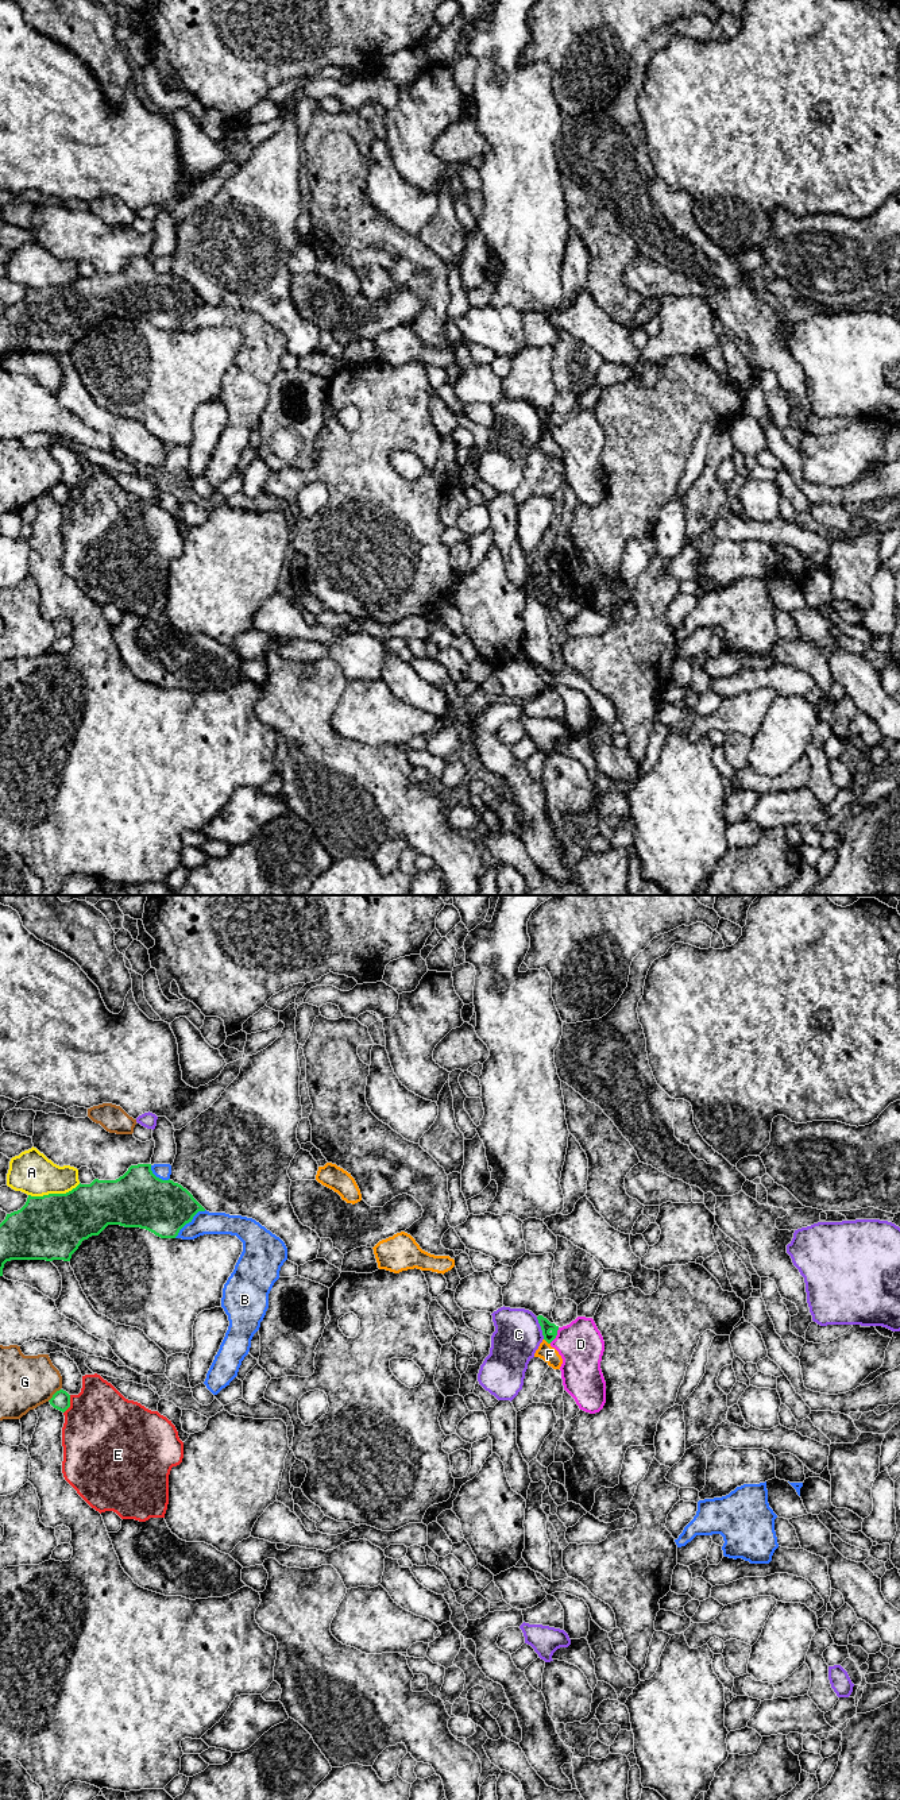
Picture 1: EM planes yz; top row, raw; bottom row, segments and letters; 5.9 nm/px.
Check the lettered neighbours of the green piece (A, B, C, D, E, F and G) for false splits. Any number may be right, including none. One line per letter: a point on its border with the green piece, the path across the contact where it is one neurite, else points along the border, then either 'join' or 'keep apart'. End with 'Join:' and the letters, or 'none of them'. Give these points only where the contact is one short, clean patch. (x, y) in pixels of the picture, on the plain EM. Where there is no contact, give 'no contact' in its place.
A: meets green in yz at (54, 286); keep apart
B: meets green in yz at (189, 313); keep apart
C: meets green in yz at (541, 420); keep apart
D: meets green in yz at (555, 428); runs through yz (547, 419), (555, 428), (580, 436); join
E: meets green in yz at (69, 497); keep apart
F: meets green in yz at (547, 434); keep apart
G: meets green in yz at (53, 488); keep apart
Join: D

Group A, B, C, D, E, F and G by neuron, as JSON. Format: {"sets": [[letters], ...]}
{"sets": [["A"], ["B"], ["C"], ["D"], ["E"], ["F"], ["G"]]}

